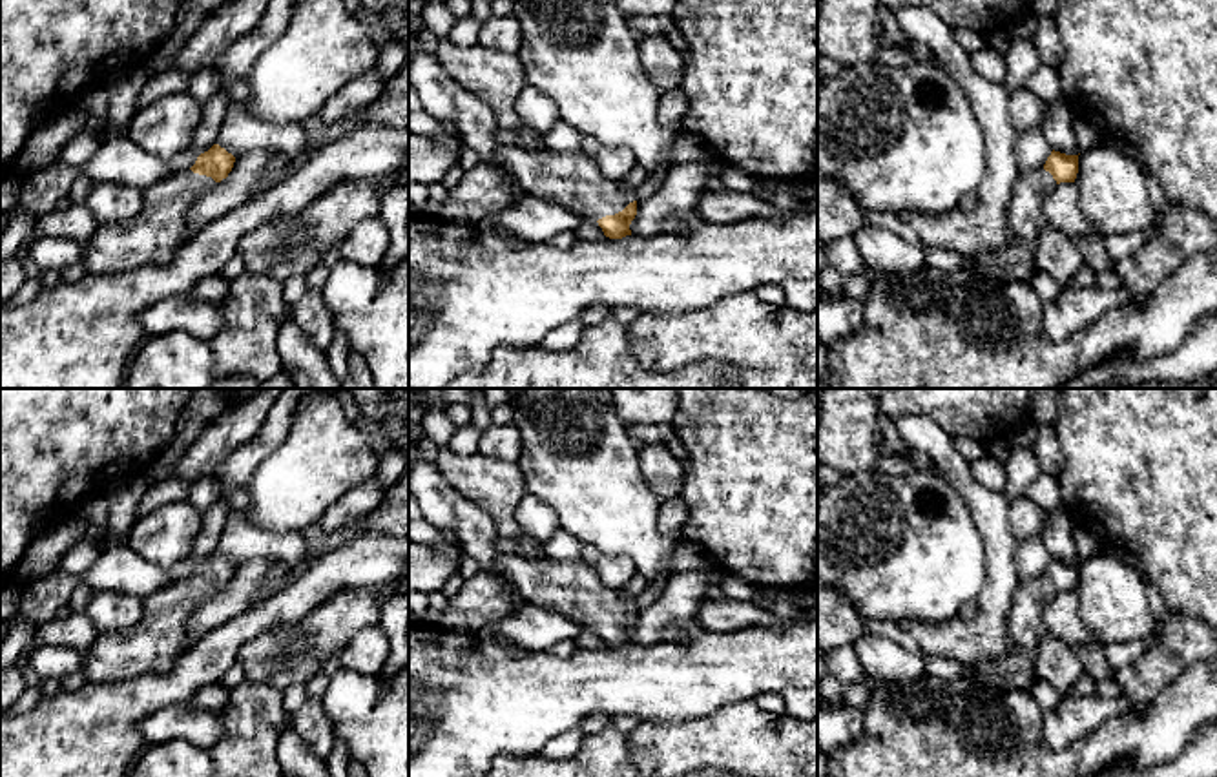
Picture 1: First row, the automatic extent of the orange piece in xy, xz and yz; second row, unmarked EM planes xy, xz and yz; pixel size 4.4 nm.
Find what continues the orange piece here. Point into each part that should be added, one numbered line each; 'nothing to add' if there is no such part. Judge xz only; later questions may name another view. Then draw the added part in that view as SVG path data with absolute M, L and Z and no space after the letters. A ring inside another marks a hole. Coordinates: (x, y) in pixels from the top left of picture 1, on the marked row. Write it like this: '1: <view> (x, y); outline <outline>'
1: xz (573, 181); outline M500 144L494 157L529 199L566 208L588 221L615 215L637 201L635 192L626 190L620 181L606 177L595 157L580 151L560 153L547 148L525 150Z

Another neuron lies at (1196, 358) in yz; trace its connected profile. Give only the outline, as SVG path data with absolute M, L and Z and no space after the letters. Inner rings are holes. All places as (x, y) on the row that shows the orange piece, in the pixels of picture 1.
M1206 316L1193 332L1171 352L1135 359L1129 350L1120 350L1102 367L1056 388L1106 388L1140 381L1199 381L1217 372L1217 316Z

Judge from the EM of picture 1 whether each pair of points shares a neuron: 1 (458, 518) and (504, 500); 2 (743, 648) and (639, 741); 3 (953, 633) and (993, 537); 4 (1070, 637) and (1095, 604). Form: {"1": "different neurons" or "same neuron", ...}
{"1": "different neurons", "2": "different neurons", "3": "same neuron", "4": "different neurons"}

